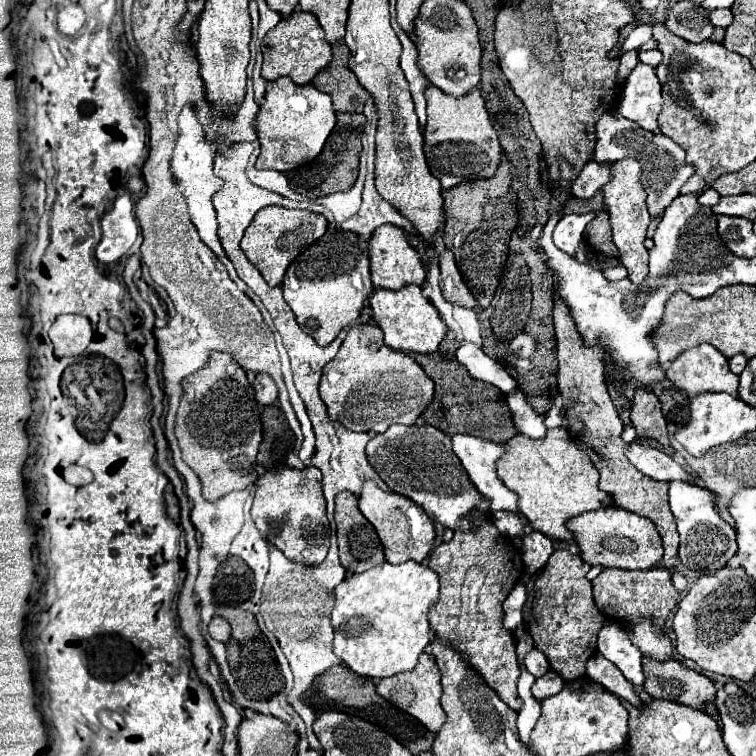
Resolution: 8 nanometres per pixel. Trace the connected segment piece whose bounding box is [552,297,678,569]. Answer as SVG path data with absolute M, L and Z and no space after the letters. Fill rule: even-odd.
M554 299L554 327L556 327L556 341L558 341L558 387L564 399L574 401L574 407L568 411L566 419L582 419L586 429L578 435L572 435L578 447L582 447L588 457L592 459L594 467L600 471L600 489L610 493L616 507L628 509L636 515L648 517L654 521L662 541L664 541L664 557L660 561L660 567L672 567L678 563L678 531L676 531L676 519L668 507L668 483L650 479L648 475L642 475L624 455L626 443L622 441L622 421L618 417L616 405L612 403L606 387L604 377L604 355L602 347L586 347L582 343L582 335L578 335L578 329L574 327L574 321L570 319L570 309L562 299Z

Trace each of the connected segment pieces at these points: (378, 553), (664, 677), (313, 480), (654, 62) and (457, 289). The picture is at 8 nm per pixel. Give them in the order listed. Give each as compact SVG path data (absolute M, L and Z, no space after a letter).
M342 491L336 495L336 529L338 529L338 547L340 547L340 561L346 567L348 573L362 573L374 565L382 565L384 559L384 549L382 543L370 525L370 521L360 513L358 509L358 499L350 491Z
M644 661L644 691L654 699L684 703L692 709L706 709L716 699L716 685L706 675L684 667L680 661Z
M316 467L264 473L264 477L258 479L250 517L260 535L296 563L318 565L330 549L330 525L326 519L326 499L322 495L322 473Z
M654 49L654 51L640 51L640 63L646 63L650 67L658 67L662 63L662 53L658 49Z
M446 249L440 253L440 289L446 301L462 305L462 307L476 307L476 299L472 297L470 289L462 281L462 275L456 267L454 255Z

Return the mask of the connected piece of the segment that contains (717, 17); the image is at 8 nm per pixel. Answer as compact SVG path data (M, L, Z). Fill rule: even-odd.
M714 9L710 11L710 21L714 27L728 27L732 23L732 11L730 9Z

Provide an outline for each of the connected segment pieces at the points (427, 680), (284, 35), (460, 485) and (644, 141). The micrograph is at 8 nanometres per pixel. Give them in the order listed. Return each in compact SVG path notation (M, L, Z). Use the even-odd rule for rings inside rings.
M422 653L416 667L408 673L398 673L394 677L386 677L386 679L380 679L378 685L376 685L376 691L378 695L382 695L384 699L388 699L392 705L396 705L398 709L406 711L408 715L416 717L422 725L426 725L428 731L436 733L444 721L446 721L446 715L444 715L444 709L440 705L440 695L442 695L442 687L440 687L440 671L436 667L436 661L432 655L428 653Z
M294 11L292 15L284 17L274 29L270 29L262 39L262 53L264 53L262 77L266 81L274 81L278 77L290 77L296 85L308 85L314 79L314 75L322 67L326 67L332 59L332 49L324 41L324 31L320 27L318 19L312 13L304 13L304 11ZM290 37L300 39L298 49L288 49Z
M392 425L386 433L382 435L374 435L372 441L366 447L366 453L370 457L372 467L378 471L378 475L384 479L384 483L400 493L410 497L414 503L422 505L424 511L428 515L432 515L440 525L460 531L460 529L474 529L476 521L484 515L490 515L490 503L486 503L480 495L478 489L474 487L474 483L470 483L470 477L466 475L466 469L462 467L460 459L454 455L452 451L452 437L432 425Z
M608 113L602 115L598 125L596 125L596 149L594 149L594 161L598 163L614 163L614 159L626 159L626 157L634 157L640 161L642 167L642 185L648 191L648 213L654 217L662 215L664 209L676 199L676 195L680 193L680 187L692 177L694 167L688 165L684 161L684 149L677 143L663 134L654 134L650 131L644 131L638 123L622 117L620 113ZM654 197L662 197L662 199L654 199Z

